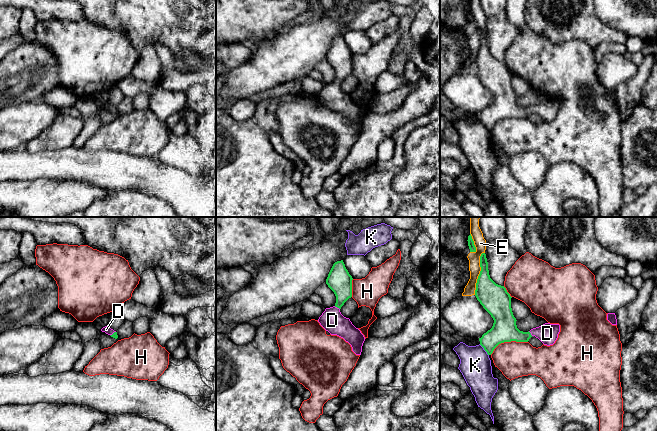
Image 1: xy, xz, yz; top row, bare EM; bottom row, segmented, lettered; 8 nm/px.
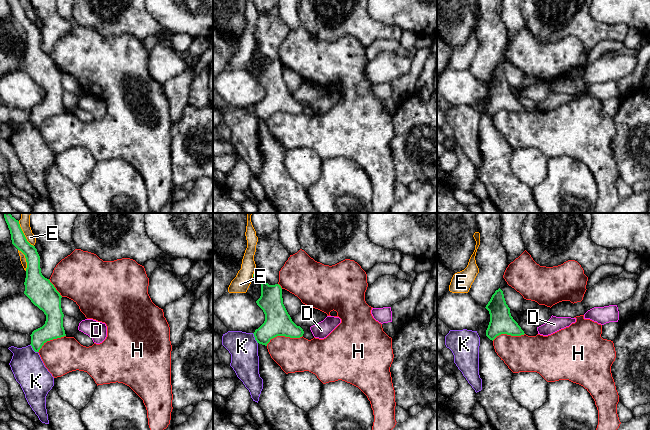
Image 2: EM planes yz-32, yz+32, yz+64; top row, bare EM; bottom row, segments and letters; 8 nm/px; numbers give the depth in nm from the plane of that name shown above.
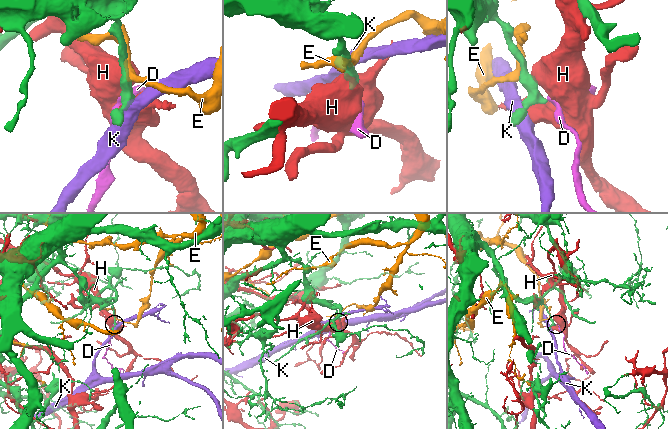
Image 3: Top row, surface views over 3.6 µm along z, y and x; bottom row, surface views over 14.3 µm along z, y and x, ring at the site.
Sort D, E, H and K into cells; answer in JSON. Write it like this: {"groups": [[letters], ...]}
{"groups": [["D"], ["E"], ["H"], ["K"]]}

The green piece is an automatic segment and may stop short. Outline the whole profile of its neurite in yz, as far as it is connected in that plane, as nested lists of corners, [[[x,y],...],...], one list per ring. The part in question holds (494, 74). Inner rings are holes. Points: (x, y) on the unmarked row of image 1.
[[[485,29],[480,32],[480,43],[475,72],[494,96],[492,104],[479,114],[480,121],[487,130],[491,131],[501,119],[528,118],[532,112],[538,114],[544,121],[553,121],[558,114],[560,101],[545,99],[528,108],[520,107],[511,84],[512,73],[504,62],[496,60],[490,54]]]

